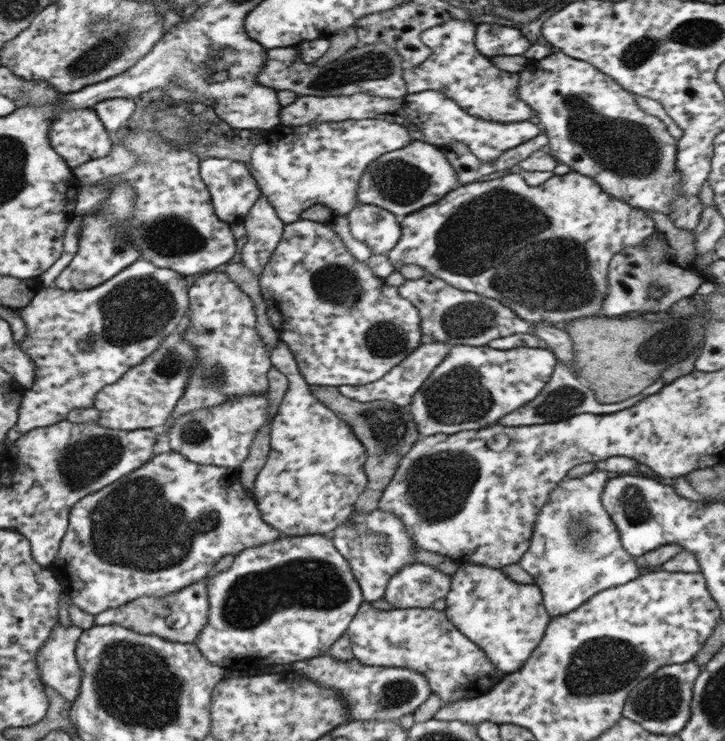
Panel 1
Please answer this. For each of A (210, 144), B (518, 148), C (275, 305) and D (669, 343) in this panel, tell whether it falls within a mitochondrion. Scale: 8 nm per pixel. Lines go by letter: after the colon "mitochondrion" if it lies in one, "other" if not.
A: other
B: other
C: other
D: mitochondrion

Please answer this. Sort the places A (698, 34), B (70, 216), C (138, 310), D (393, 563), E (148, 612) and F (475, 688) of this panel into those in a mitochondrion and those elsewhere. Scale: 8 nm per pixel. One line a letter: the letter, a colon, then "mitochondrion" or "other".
A: mitochondrion
B: other
C: mitochondrion
D: other
E: mitochondrion
F: other

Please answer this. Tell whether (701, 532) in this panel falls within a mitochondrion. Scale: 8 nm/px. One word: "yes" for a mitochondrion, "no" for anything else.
no

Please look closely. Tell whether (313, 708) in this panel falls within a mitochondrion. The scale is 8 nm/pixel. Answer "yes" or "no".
no

